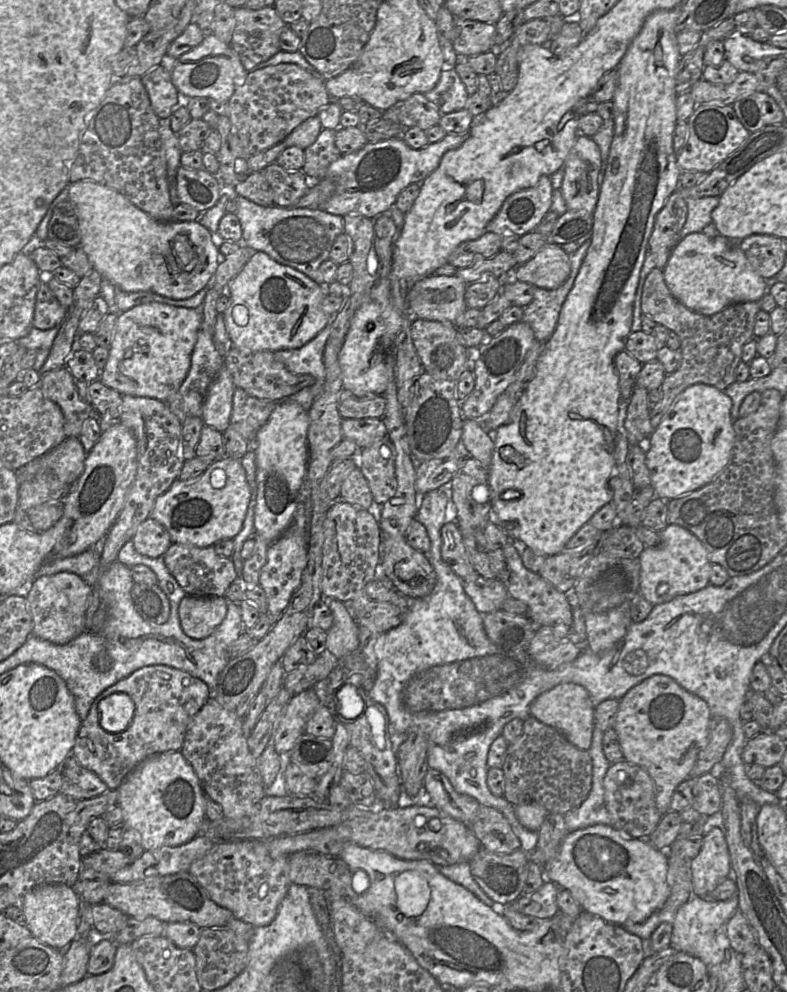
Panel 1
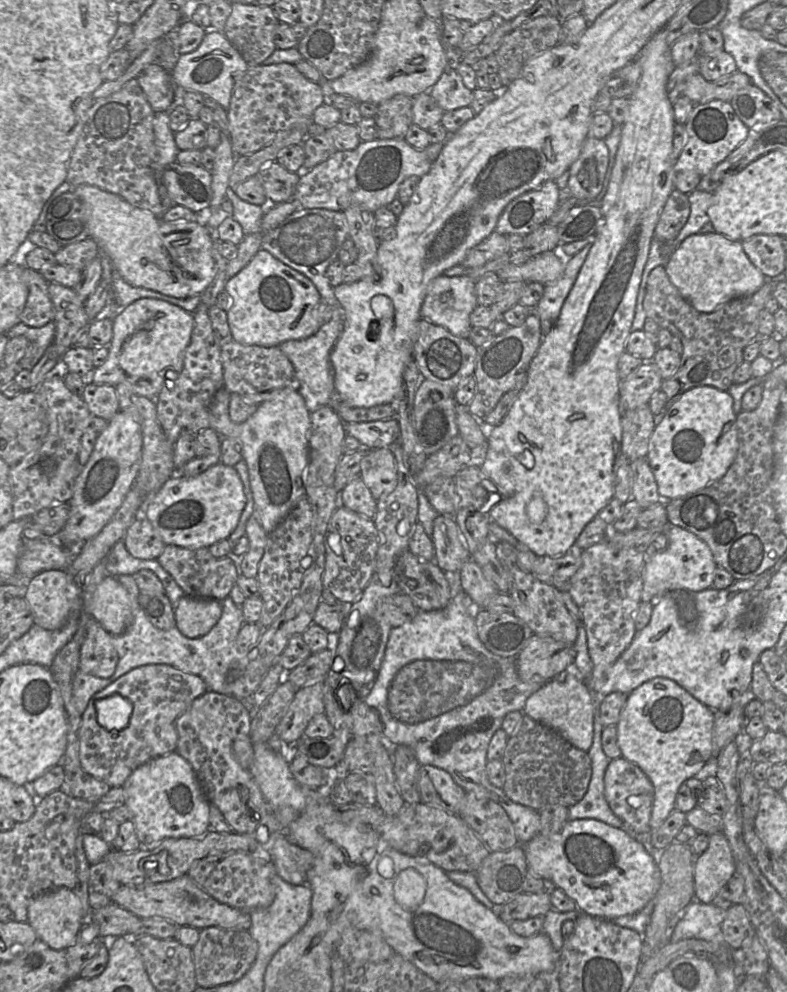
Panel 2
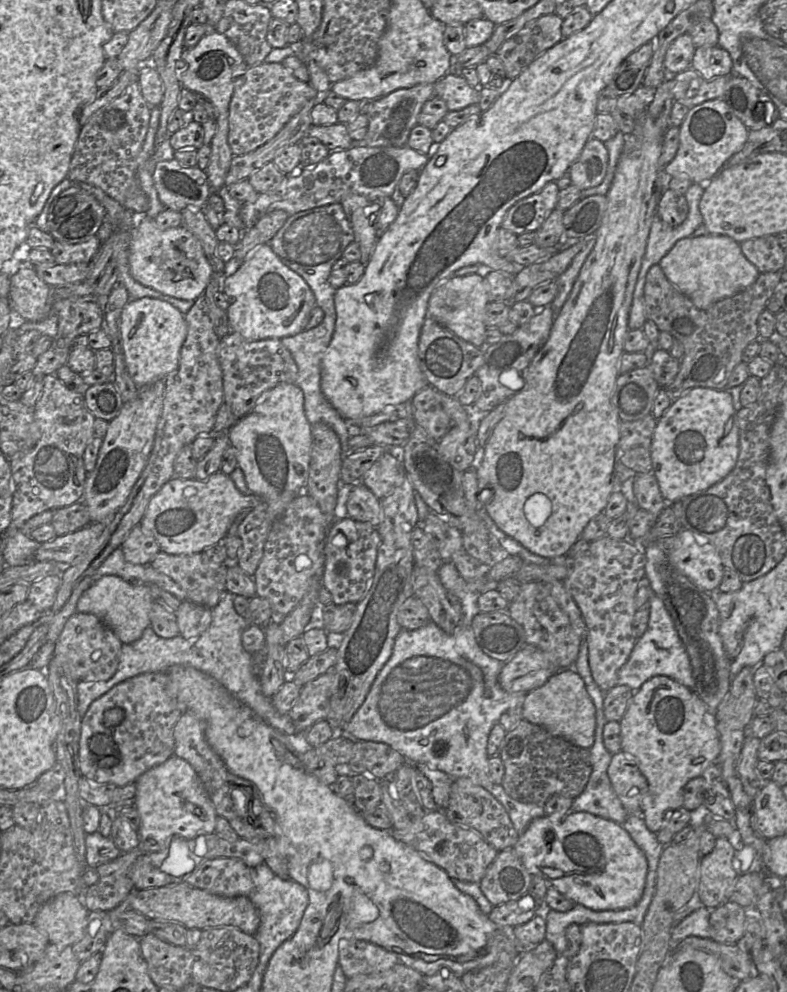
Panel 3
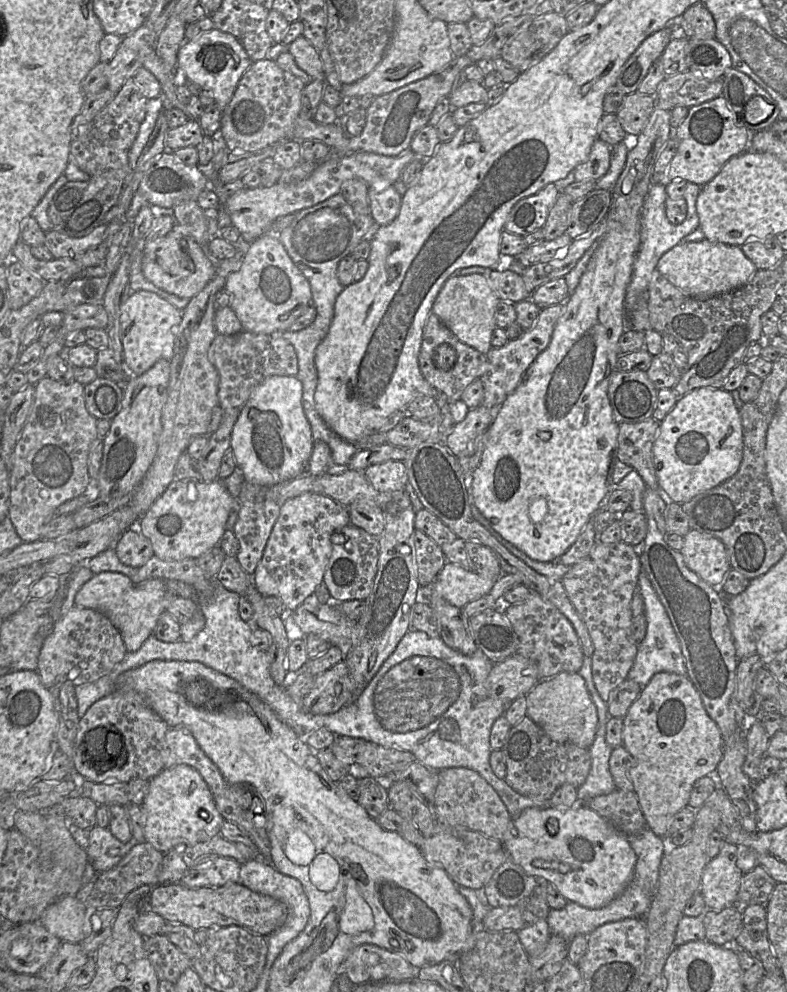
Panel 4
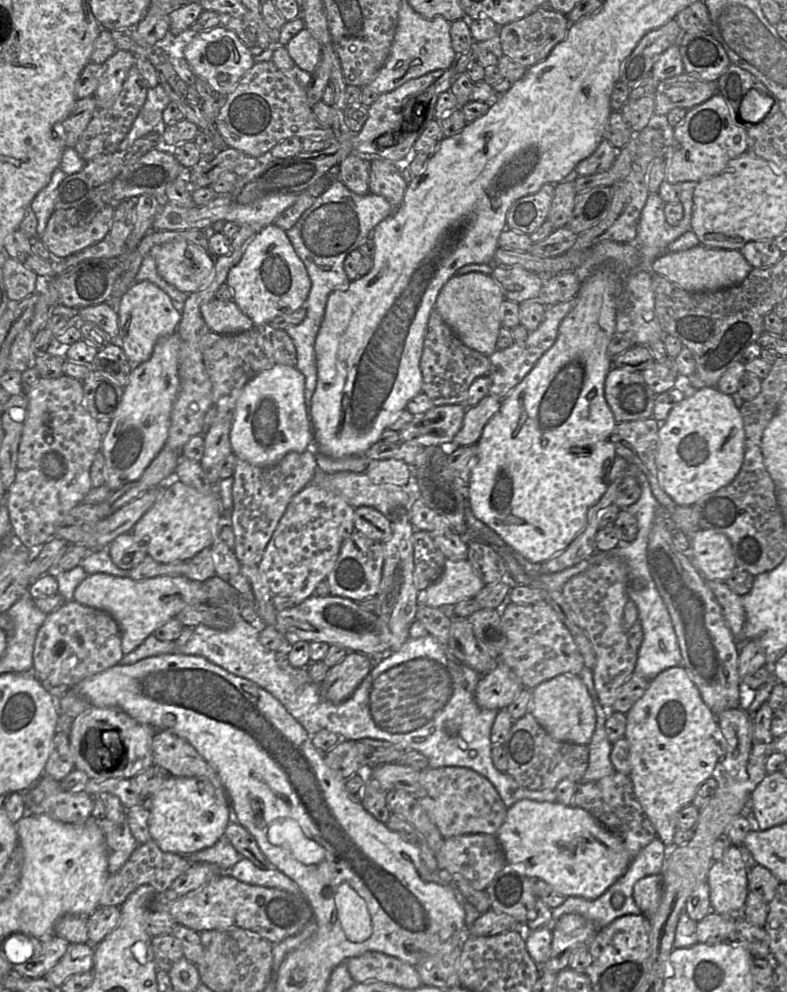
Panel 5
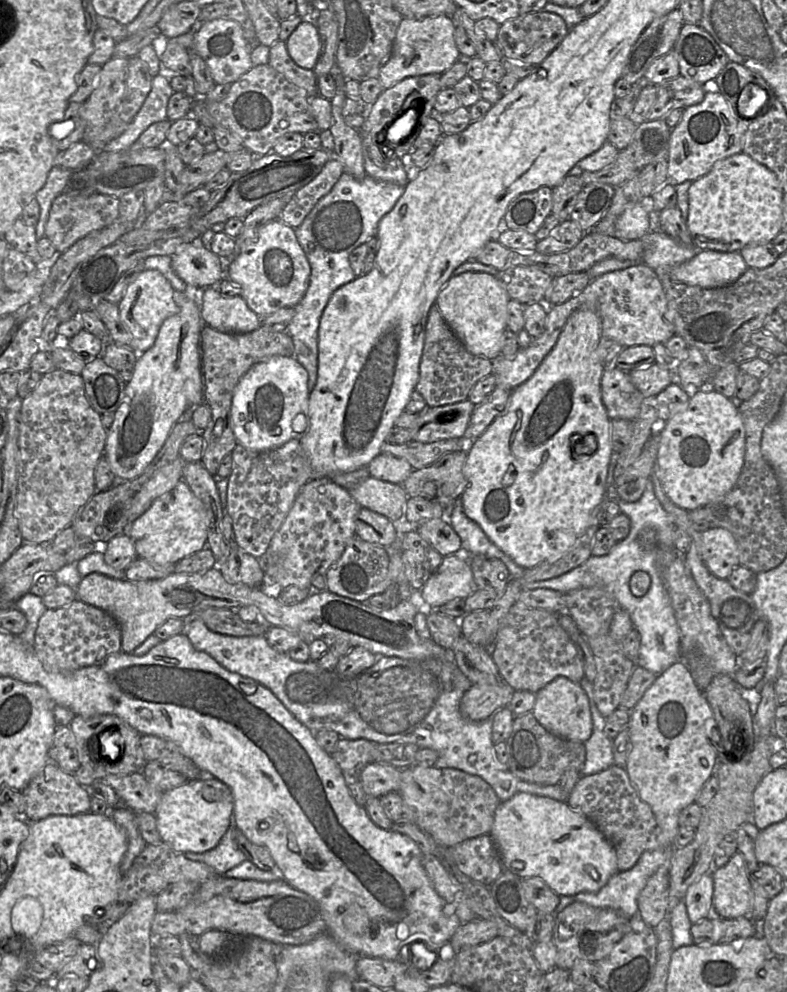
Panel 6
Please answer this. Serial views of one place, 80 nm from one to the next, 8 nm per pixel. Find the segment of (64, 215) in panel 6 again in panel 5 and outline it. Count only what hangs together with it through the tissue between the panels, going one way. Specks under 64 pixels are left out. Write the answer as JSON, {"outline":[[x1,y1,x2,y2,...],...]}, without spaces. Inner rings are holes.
{"outline":[[108,204,96,214,89,224,78,227,71,225,66,220,63,216,63,210,55,209,49,217,46,228,40,239,54,258,68,257,106,238,112,224,114,211,115,208]]}

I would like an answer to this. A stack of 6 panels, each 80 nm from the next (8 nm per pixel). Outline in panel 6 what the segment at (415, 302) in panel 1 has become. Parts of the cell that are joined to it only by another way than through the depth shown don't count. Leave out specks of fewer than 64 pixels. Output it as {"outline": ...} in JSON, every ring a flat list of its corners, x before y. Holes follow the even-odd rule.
{"outline":[[464,272,450,277,440,290,435,305,468,352,493,360,502,355,509,300,506,288,495,276,483,272]]}

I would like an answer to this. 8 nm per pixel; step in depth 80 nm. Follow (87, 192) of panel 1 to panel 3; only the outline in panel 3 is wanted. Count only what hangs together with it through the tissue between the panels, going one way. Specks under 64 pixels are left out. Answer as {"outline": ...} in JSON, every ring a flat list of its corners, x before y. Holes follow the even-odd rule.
{"outline":[[149,216,132,229,129,267,135,281,182,300,195,301,204,295,212,274,202,245,194,235,182,226,160,229,155,218]]}

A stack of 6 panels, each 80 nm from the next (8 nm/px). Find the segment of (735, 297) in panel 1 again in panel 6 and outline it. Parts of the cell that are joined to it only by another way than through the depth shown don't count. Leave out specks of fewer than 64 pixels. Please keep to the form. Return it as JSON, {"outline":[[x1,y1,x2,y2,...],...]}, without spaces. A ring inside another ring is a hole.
{"outline":[[702,250,694,258,673,267,673,281,702,288,716,288,734,283,746,270,740,252]]}

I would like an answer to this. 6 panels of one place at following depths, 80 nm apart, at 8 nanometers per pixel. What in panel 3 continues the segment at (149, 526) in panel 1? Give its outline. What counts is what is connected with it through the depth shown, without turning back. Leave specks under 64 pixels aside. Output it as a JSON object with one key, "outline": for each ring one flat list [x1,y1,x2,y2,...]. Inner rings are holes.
{"outline":[[140,525,135,526,120,548,126,561,136,565,149,564,160,552,160,547,152,535,144,533]]}

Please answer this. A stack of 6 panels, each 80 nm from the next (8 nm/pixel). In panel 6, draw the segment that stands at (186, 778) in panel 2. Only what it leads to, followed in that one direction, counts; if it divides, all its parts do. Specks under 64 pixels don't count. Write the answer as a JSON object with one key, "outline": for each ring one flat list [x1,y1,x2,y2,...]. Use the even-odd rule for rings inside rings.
{"outline":[[209,776,187,781,162,793,155,816,163,843,177,852,206,852,215,848,230,827,234,798,230,788]]}

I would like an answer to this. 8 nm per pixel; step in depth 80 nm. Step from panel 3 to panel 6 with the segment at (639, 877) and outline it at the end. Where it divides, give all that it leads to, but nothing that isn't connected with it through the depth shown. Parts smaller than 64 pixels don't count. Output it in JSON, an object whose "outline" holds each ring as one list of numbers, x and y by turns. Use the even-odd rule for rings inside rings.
{"outline":[[518,792,509,800,500,802,489,835,498,848,504,870,509,870,522,879,539,877,558,896,596,893,619,871,614,848,594,823,570,808,566,802,545,796]]}

